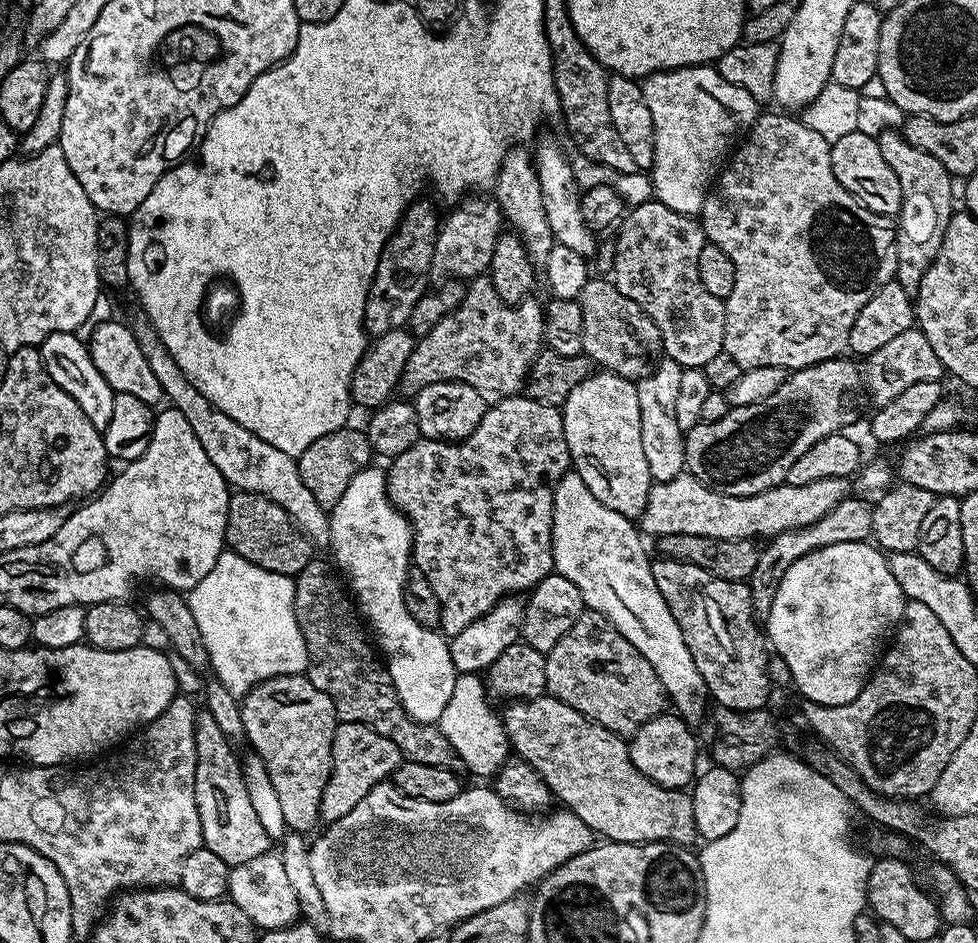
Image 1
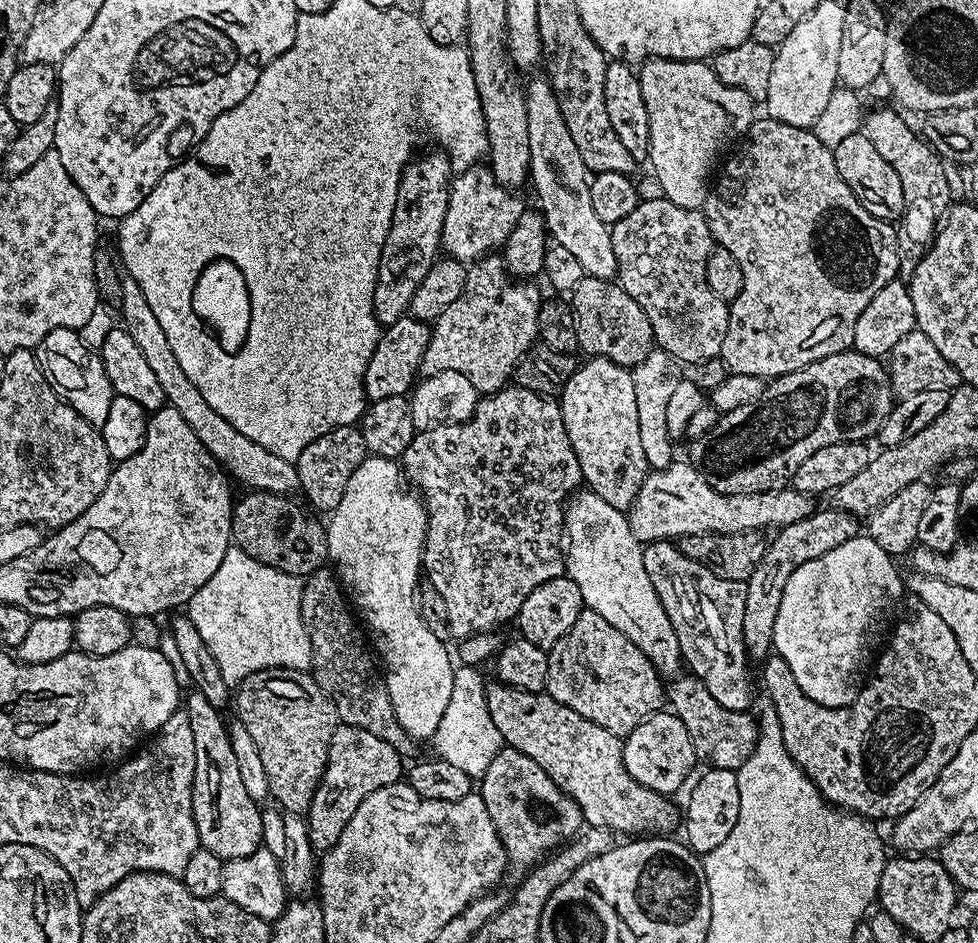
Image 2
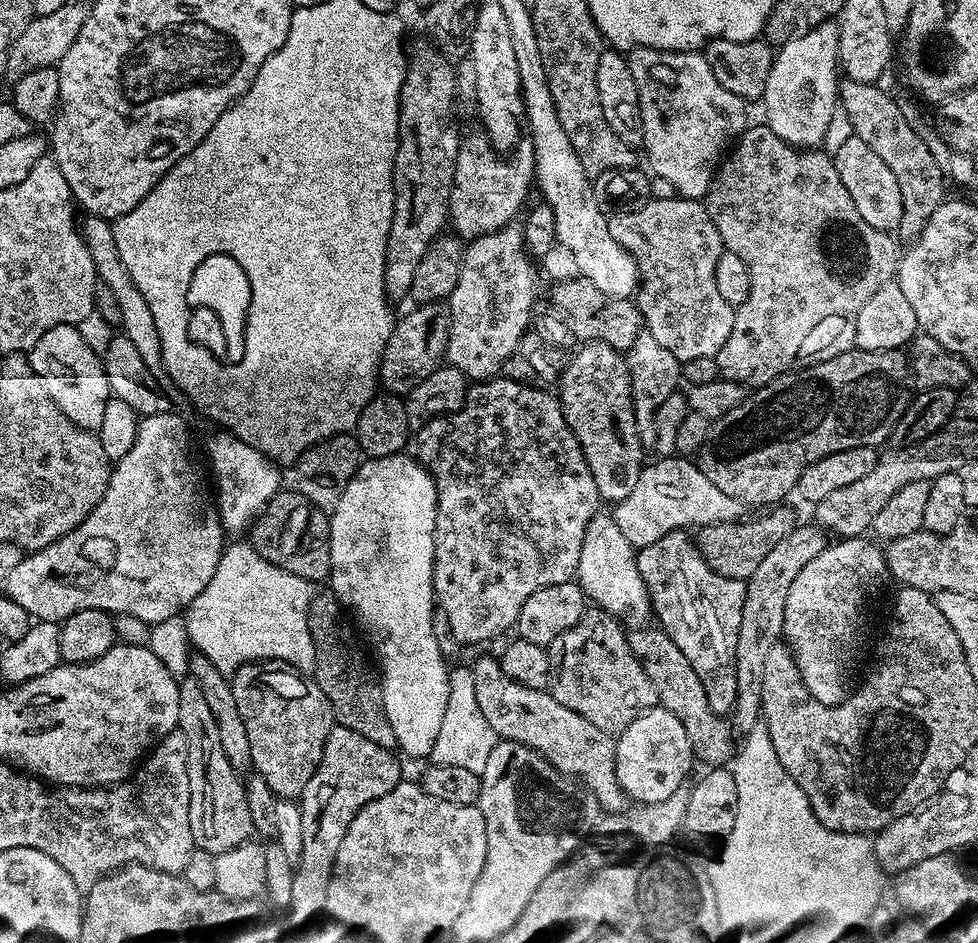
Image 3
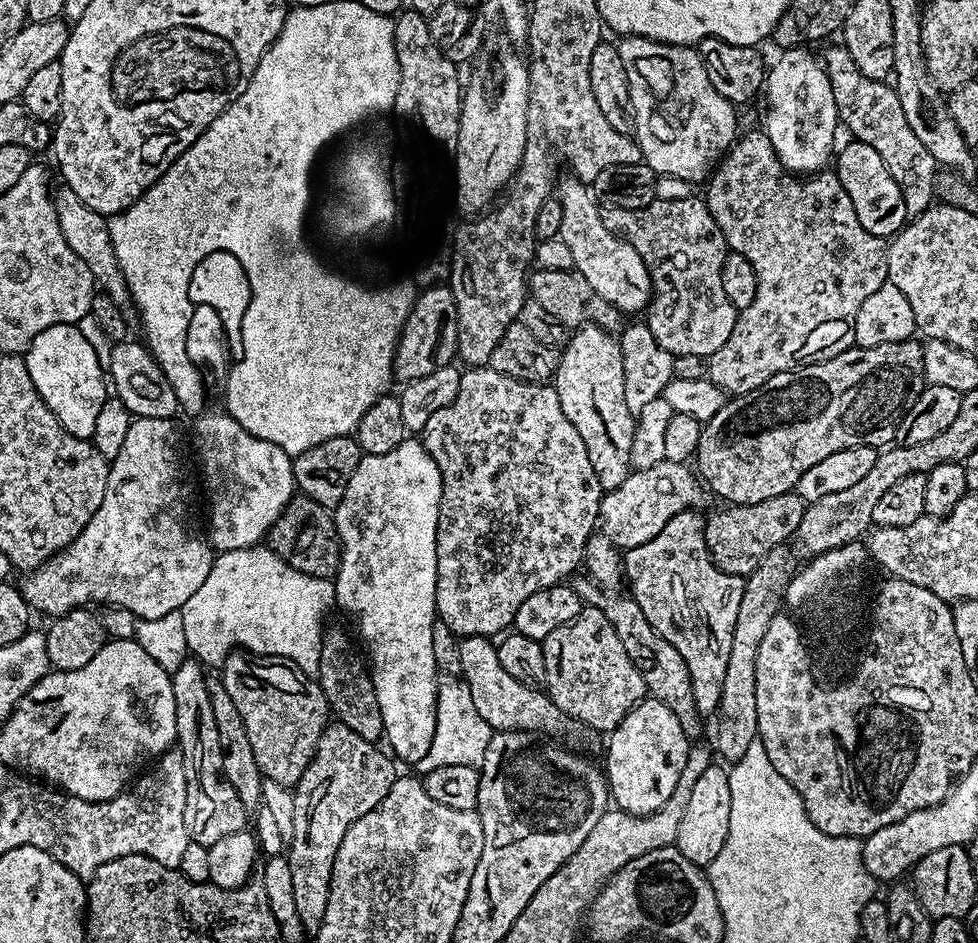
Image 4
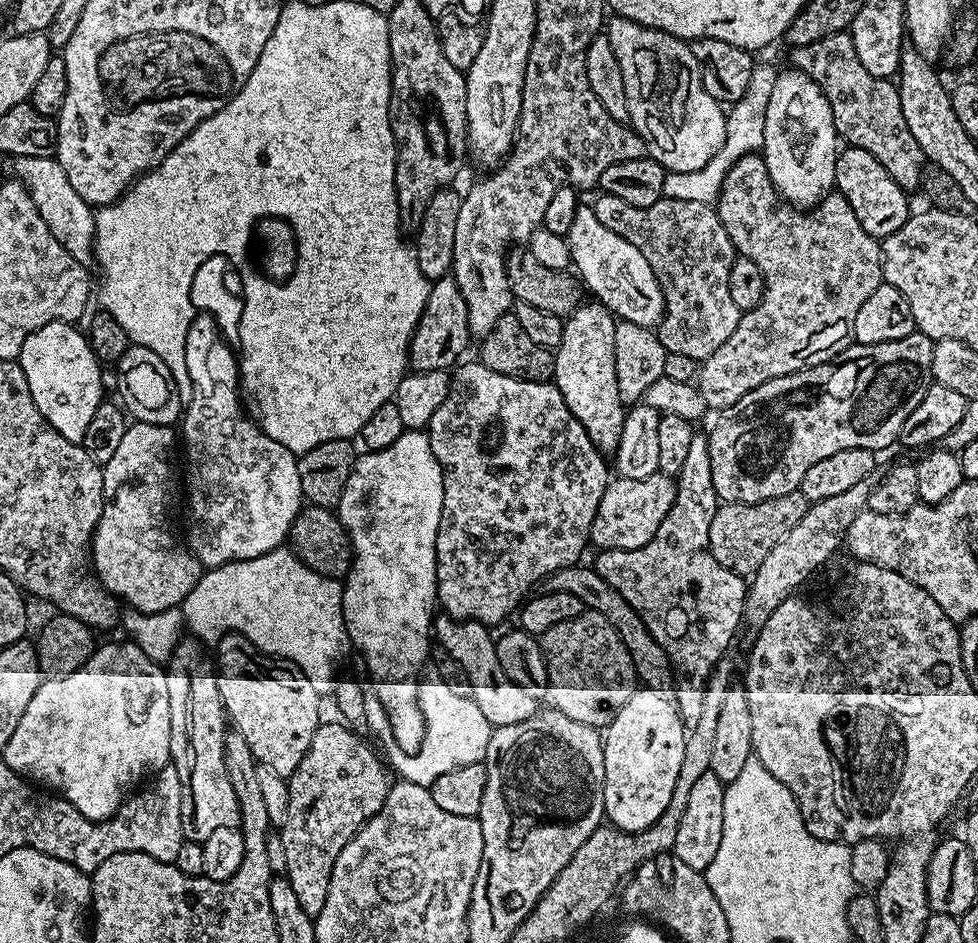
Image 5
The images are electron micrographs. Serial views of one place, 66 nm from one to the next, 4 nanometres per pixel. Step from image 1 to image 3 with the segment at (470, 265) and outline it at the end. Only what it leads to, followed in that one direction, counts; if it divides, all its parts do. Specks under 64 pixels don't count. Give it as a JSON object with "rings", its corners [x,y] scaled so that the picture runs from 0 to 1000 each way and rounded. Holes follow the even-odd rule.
{"rings":[[[475,143],[471,147],[470,162],[460,201],[460,218],[458,220],[460,242],[465,249],[475,256],[487,255],[498,246],[504,246],[525,236],[537,220],[540,198],[544,199],[546,195],[543,160],[536,159],[533,165],[528,165],[525,170],[515,170],[519,168],[503,156],[498,143],[490,143]]]}

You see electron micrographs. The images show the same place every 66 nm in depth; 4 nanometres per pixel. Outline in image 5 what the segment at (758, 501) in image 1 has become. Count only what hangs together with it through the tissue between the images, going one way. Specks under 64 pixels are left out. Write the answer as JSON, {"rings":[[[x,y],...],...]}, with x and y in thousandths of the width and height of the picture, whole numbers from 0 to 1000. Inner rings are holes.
{"rings":[[[676,499],[663,507],[656,507],[655,510],[627,508],[620,515],[611,532],[611,545],[607,545],[605,555],[604,576],[609,576],[610,582],[613,583],[624,581],[648,583],[661,579],[661,575],[669,571],[673,558],[677,558],[677,549],[681,549],[685,537],[689,537],[690,531],[690,508]]]}

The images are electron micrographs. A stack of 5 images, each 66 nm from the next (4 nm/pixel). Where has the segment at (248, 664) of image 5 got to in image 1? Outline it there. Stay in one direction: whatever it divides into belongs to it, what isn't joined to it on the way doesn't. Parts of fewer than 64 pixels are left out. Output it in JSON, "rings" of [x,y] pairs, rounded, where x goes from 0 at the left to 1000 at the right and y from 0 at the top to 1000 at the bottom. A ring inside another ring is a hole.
{"rings":[[[308,715],[269,721],[258,729],[244,745],[253,788],[258,788],[257,796],[272,812],[272,821],[276,821],[280,842],[284,842],[284,850],[288,854],[291,879],[315,884],[327,870],[329,842],[339,820],[339,784],[346,767],[342,744],[333,736],[329,736],[329,732],[325,732],[325,727],[321,727],[314,716]]]}

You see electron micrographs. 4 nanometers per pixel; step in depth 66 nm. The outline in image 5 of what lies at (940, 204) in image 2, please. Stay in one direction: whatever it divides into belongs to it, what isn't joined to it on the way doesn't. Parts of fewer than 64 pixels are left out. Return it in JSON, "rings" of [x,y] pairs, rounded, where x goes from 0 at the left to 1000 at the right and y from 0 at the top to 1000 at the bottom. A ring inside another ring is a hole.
{"rings":[[[870,33],[854,34],[836,45],[828,45],[828,49],[810,51],[808,57],[810,57],[809,71],[826,80],[845,100],[853,121],[856,145],[864,154],[880,157],[894,163],[894,168],[898,168],[898,172],[906,176],[910,189],[914,189],[914,193],[918,193],[920,199],[929,206],[936,205],[936,199],[938,203],[945,190],[947,171],[943,163],[943,155],[939,155],[935,142],[930,142],[930,134],[926,134],[926,124],[922,121],[919,92],[911,84],[890,78],[890,74],[881,70],[881,65],[877,63],[877,56],[873,53]]]}

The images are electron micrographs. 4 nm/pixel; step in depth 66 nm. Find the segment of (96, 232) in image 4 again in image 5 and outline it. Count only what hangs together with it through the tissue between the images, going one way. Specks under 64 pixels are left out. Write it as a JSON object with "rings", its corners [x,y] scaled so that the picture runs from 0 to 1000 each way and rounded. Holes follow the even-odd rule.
{"rings":[[[21,165],[15,171],[16,182],[27,198],[39,227],[55,248],[55,252],[74,270],[81,280],[93,281],[98,262],[98,225],[95,217],[88,215],[72,197],[72,189],[67,189],[67,180],[59,171],[51,165]]]}

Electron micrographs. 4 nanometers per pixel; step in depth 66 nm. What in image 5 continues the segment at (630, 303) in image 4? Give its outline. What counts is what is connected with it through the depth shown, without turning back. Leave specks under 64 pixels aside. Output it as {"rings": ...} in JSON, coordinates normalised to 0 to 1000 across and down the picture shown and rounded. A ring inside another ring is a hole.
{"rings":[[[595,216],[579,251],[585,280],[594,300],[608,313],[612,321],[631,338],[657,348],[672,347],[679,335],[679,313],[665,280],[647,258],[620,242],[607,227],[604,217]]]}

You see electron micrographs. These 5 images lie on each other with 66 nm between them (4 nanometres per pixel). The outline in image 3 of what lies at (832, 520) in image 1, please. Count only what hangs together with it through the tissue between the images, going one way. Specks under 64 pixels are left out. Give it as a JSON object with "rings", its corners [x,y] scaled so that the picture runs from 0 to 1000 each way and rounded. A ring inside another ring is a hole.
{"rings":[[[819,555],[812,562],[808,562],[808,566],[804,566],[804,571],[800,571],[800,575],[796,575],[796,579],[791,579],[791,583],[787,583],[787,587],[783,587],[783,592],[779,592],[775,604],[771,604],[771,609],[767,609],[767,613],[762,618],[763,634],[759,638],[759,660],[755,660],[755,681],[751,685],[753,743],[746,756],[746,767],[754,777],[760,778],[771,774],[771,770],[778,767],[779,705],[783,702],[783,692],[787,689],[787,685],[796,681],[796,676],[801,671],[802,656],[804,655],[804,634],[808,621],[820,604],[820,600],[824,600],[824,596],[832,596],[832,592],[836,592],[836,587],[840,587],[840,583],[845,580],[843,568],[845,569],[844,561],[833,555]]]}

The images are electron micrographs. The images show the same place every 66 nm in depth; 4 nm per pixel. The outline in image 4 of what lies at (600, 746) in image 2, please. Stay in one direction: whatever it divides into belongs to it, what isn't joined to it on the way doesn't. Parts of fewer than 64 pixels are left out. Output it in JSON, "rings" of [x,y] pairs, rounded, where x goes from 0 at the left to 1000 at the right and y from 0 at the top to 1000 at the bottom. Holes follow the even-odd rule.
{"rings":[[[476,674],[468,682],[468,694],[472,694],[472,710],[470,717],[481,727],[481,740],[485,740],[485,749],[493,761],[508,776],[547,776],[559,778],[564,783],[585,780],[594,775],[592,764],[580,759],[560,739],[559,733],[543,730],[530,719],[521,719],[517,710],[513,710],[513,702],[509,702],[507,683],[497,674]]]}

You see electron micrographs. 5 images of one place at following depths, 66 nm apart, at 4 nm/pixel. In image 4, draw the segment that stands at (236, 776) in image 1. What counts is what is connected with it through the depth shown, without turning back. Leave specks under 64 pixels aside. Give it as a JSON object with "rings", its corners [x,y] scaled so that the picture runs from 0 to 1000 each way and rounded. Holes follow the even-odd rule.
{"rings":[[[193,698],[186,702],[186,706],[182,706],[182,710],[175,714],[176,718],[176,731],[178,732],[178,749],[180,750],[180,783],[182,786],[183,796],[188,799],[190,809],[190,842],[194,849],[194,891],[197,895],[218,895],[223,893],[225,889],[231,889],[233,884],[239,884],[240,882],[251,881],[253,872],[256,870],[256,862],[247,855],[247,850],[243,846],[243,842],[239,842],[239,834],[235,834],[235,829],[229,824],[229,818],[227,817],[227,791],[223,791],[223,774],[219,774],[219,757],[215,753],[215,736],[211,732],[211,708],[206,704],[203,700],[199,698]]]}

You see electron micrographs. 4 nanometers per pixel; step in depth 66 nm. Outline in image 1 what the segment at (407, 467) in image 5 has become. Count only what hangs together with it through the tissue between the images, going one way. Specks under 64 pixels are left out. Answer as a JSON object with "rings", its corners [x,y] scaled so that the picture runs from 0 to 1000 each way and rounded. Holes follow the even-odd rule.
{"rings":[[[377,494],[362,503],[362,507],[358,507],[358,515],[354,515],[354,524],[350,524],[350,528],[346,528],[346,532],[337,540],[337,566],[339,567],[337,585],[344,589],[343,601],[350,608],[358,625],[359,635],[367,652],[382,671],[383,682],[395,701],[401,726],[407,736],[409,747],[413,750],[414,757],[419,762],[426,764],[428,768],[446,768],[452,761],[452,753],[456,753],[456,744],[460,744],[460,736],[464,736],[464,723],[468,714],[460,698],[458,679],[445,665],[429,662],[423,655],[419,655],[419,651],[415,651],[412,632],[413,618],[416,615],[419,599],[422,597],[421,557],[397,531],[394,497],[384,495]]]}

